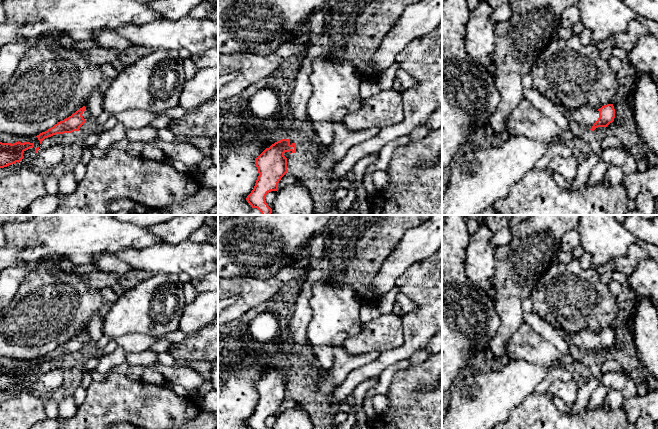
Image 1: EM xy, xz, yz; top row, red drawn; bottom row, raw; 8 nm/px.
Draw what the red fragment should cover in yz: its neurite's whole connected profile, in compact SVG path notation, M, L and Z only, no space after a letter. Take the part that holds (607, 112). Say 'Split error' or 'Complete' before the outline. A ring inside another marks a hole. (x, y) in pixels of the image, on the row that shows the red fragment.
Split error. M607 104L597 109L583 106L577 109L564 109L565 113L585 129L594 131L598 127L607 127L614 121L615 109L613 104Z

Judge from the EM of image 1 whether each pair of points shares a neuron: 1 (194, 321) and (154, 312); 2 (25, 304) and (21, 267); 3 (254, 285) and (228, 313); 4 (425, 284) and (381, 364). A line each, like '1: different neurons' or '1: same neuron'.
1: different neurons
2: different neurons
3: same neuron
4: same neuron

